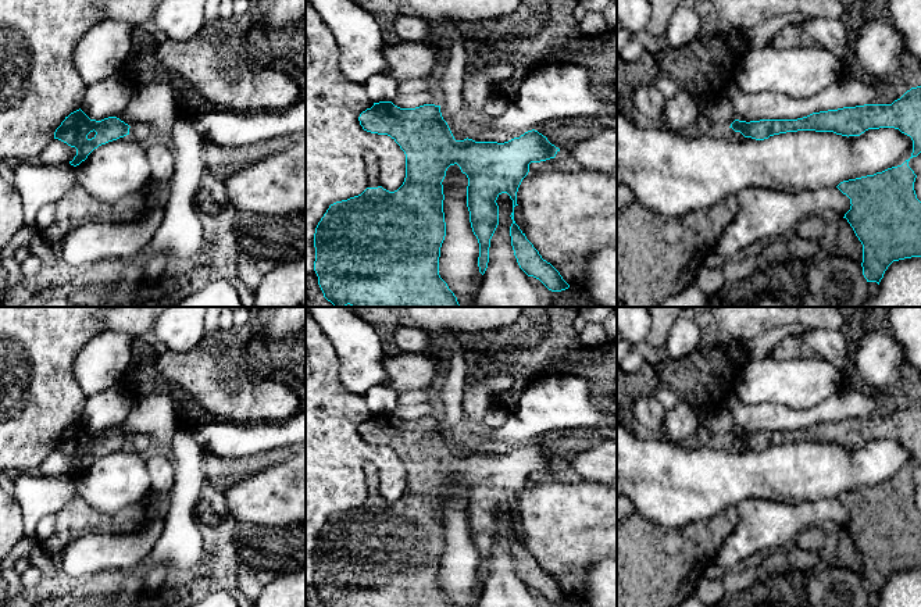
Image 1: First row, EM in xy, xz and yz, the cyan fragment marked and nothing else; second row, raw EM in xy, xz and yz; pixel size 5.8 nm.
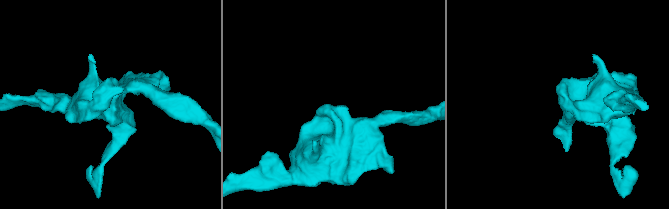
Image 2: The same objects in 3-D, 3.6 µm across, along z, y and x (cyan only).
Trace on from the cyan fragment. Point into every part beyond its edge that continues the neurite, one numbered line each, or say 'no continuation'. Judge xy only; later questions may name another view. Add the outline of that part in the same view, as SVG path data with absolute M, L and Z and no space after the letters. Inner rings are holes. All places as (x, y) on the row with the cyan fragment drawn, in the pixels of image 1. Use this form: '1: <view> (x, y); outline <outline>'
no continuation

